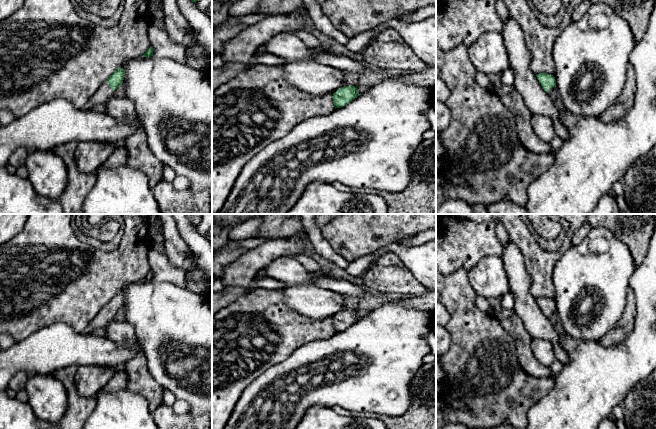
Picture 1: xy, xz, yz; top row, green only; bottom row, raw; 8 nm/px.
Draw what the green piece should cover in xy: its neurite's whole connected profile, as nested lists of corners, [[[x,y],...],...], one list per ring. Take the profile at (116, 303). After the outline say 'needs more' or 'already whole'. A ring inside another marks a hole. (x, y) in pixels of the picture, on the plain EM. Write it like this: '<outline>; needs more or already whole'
[[[118,292],[95,316],[90,322],[84,334],[92,334],[92,332],[99,328],[105,328],[107,323],[113,319],[115,314],[122,309],[124,304],[124,293]]]; needs more

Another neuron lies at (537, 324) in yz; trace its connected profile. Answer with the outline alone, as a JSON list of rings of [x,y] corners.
[[[509,241],[502,254],[506,268],[509,291],[514,296],[514,313],[521,319],[526,331],[532,338],[550,341],[555,357],[562,364],[567,363],[569,352],[559,343],[559,333],[550,319],[543,313],[535,296],[531,293],[531,277],[524,266],[520,250]]]

